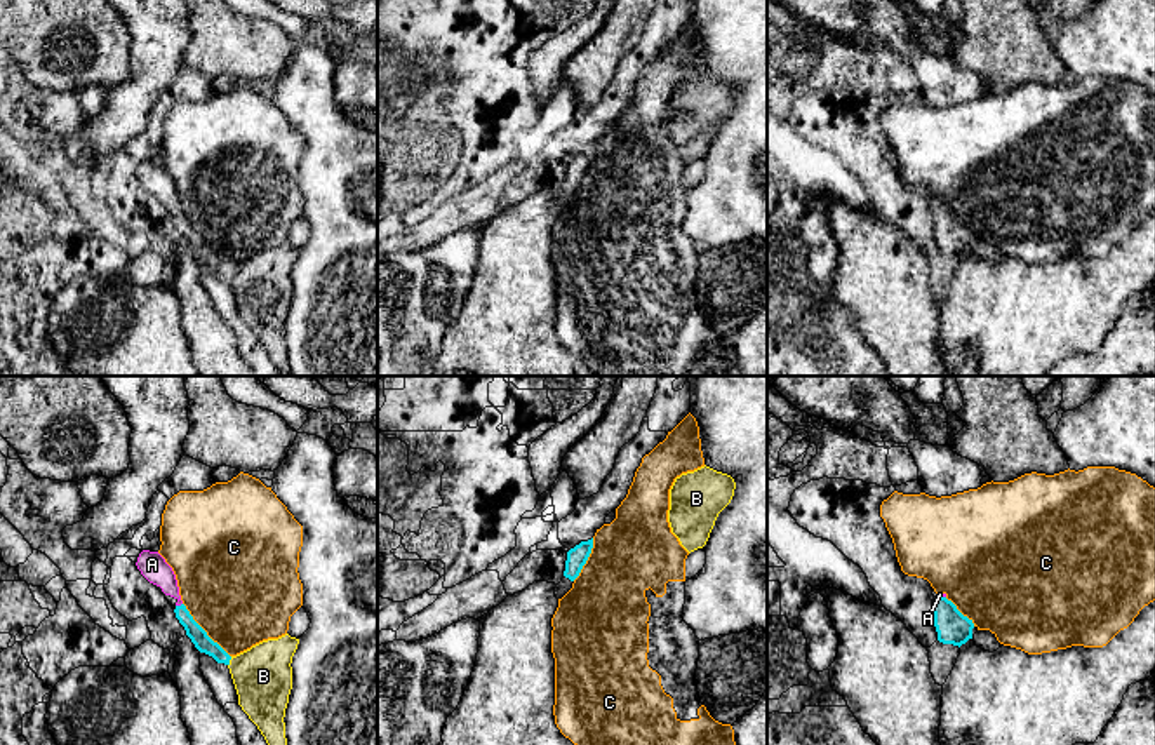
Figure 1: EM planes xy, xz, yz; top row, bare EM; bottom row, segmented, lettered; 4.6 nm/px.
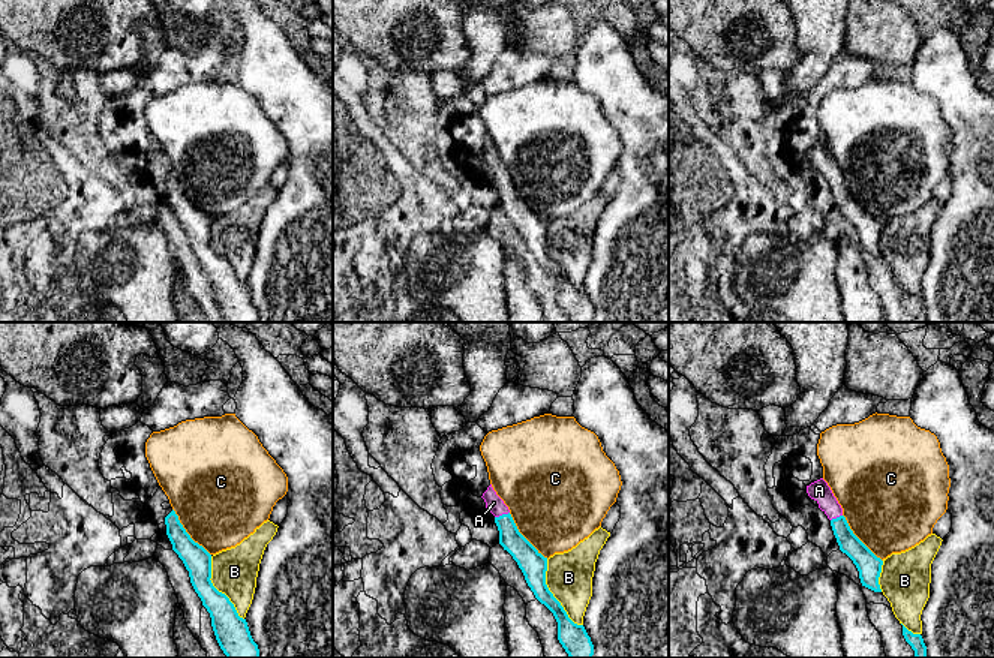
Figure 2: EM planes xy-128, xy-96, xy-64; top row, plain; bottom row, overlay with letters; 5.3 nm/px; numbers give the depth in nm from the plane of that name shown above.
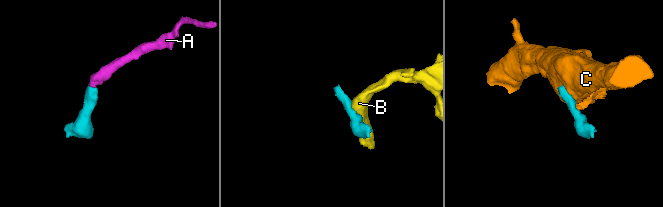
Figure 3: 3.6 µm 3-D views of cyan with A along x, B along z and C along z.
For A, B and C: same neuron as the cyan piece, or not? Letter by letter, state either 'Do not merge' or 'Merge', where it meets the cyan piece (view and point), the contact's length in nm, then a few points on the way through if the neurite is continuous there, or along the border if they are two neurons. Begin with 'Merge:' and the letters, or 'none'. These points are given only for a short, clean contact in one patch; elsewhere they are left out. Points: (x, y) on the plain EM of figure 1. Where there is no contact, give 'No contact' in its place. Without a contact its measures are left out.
Merge: A
A: Merge. Touches cyan at xy (178, 216). Shared border 40 nm. Path across: xy (193, 241), (178, 216), (176, 204), (152, 174)
B: Do not merge. Touches cyan at xy (228, 272). Shared border 50 nm
C: Do not merge. Touches cyan at xy (204, 241). Shared border 340 nm. Boundary: xy (183, 213), (192, 228), (230, 267)

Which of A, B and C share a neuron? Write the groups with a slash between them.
A / B / C

